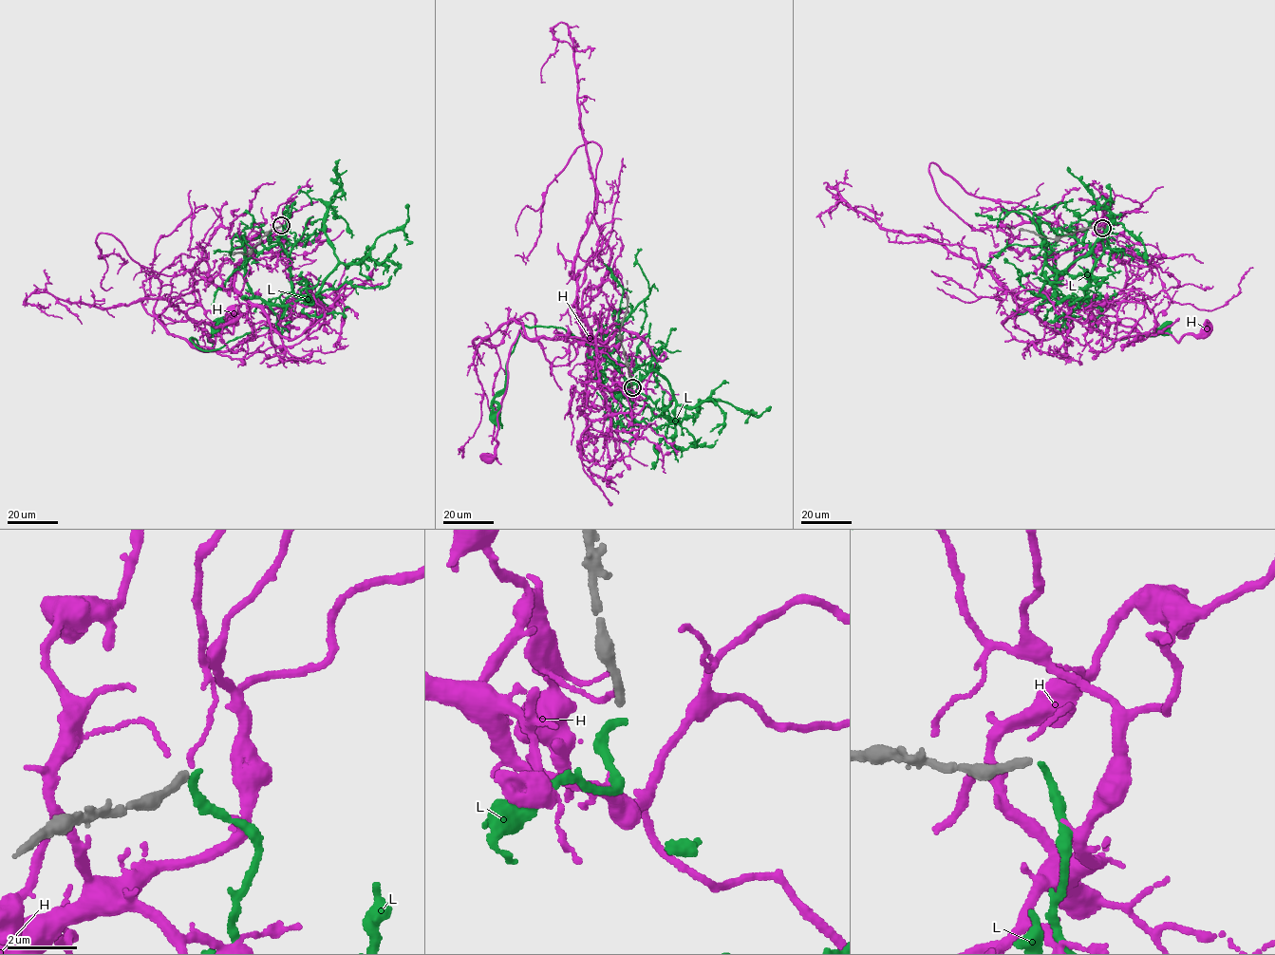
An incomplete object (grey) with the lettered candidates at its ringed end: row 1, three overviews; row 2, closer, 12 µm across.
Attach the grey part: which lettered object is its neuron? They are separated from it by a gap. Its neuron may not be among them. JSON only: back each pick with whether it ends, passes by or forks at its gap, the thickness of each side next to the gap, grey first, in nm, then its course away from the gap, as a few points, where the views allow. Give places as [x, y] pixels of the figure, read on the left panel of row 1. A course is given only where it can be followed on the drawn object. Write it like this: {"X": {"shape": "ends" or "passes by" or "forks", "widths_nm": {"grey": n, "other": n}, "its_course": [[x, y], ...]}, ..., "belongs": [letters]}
{"belongs": []}

